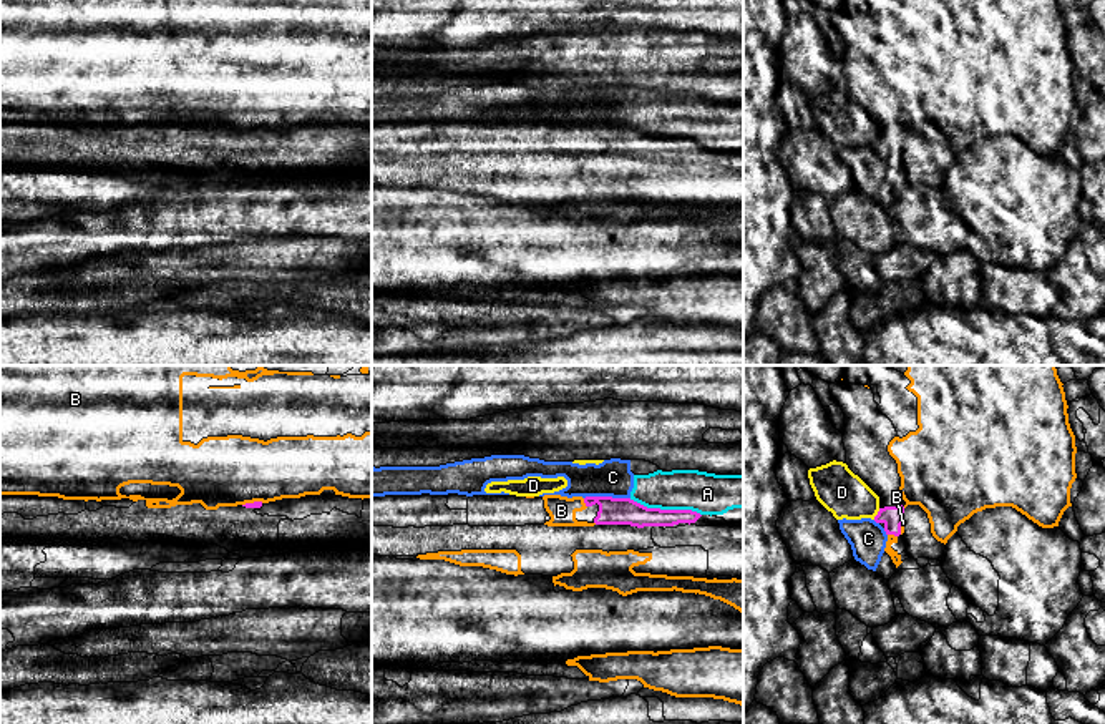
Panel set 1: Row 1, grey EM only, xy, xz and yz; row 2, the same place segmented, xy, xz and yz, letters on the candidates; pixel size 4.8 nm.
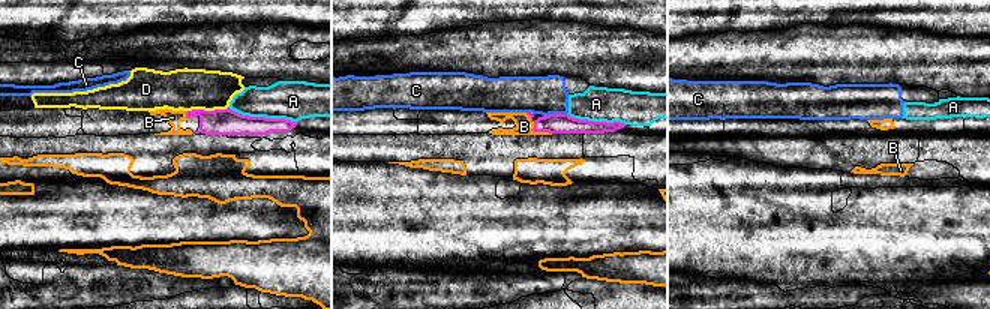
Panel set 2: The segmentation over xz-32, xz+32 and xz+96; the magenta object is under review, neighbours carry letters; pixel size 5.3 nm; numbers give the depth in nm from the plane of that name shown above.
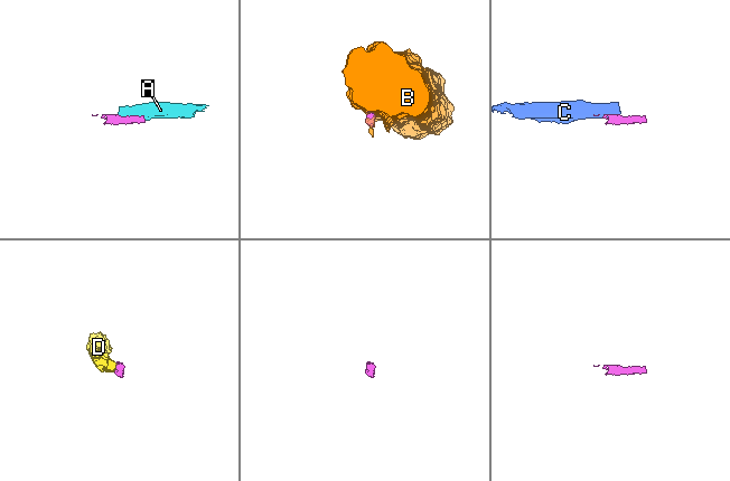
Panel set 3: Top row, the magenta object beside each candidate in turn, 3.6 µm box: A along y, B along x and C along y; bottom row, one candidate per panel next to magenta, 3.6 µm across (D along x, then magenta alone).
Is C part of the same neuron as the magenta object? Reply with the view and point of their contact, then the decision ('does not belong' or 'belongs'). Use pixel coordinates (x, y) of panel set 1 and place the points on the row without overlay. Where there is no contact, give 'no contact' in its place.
xz (606, 125) | does not belong

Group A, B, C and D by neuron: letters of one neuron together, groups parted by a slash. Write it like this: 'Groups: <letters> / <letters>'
Groups: A C / B / D

